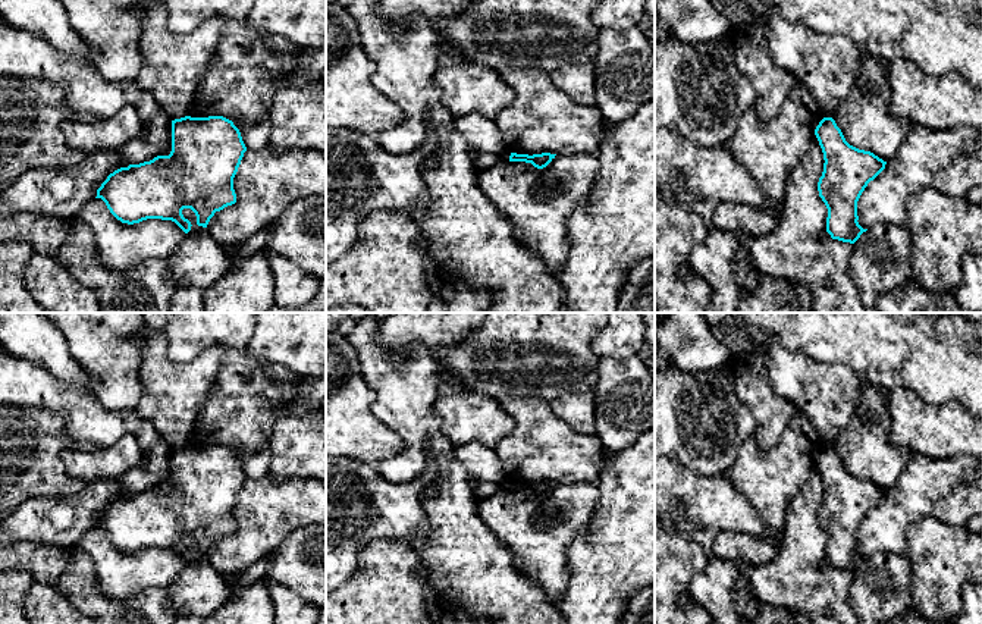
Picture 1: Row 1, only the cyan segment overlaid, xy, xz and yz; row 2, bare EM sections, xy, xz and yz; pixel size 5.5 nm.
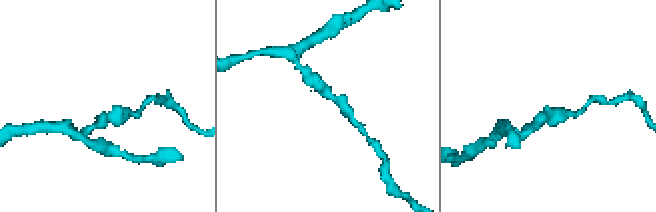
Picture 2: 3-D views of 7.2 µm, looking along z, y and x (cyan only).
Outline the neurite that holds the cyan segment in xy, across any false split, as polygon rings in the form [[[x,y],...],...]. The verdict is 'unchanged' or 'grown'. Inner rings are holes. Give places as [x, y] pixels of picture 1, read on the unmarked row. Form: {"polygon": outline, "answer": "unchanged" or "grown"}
{"polygon": [[[223,445],[175,448],[170,483],[114,499],[97,518],[95,527],[101,527],[122,552],[172,549],[188,562],[192,554],[183,546],[182,539],[191,537],[197,545],[197,554],[207,556],[216,540],[236,532],[233,507],[245,480],[239,458]]], "answer": "unchanged"}

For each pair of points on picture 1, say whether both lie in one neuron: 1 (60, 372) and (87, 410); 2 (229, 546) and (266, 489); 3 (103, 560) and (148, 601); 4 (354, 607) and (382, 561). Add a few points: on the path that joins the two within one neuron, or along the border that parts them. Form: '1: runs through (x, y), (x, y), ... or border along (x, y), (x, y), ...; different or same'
1: border along (38, 364), (57, 379), (90, 391); different
2: runs through (244, 533), (266, 511), (266, 504); same
3: border along (165, 589), (147, 588), (128, 598), (107, 598); different
4: runs through (363, 595), (382, 573); same

